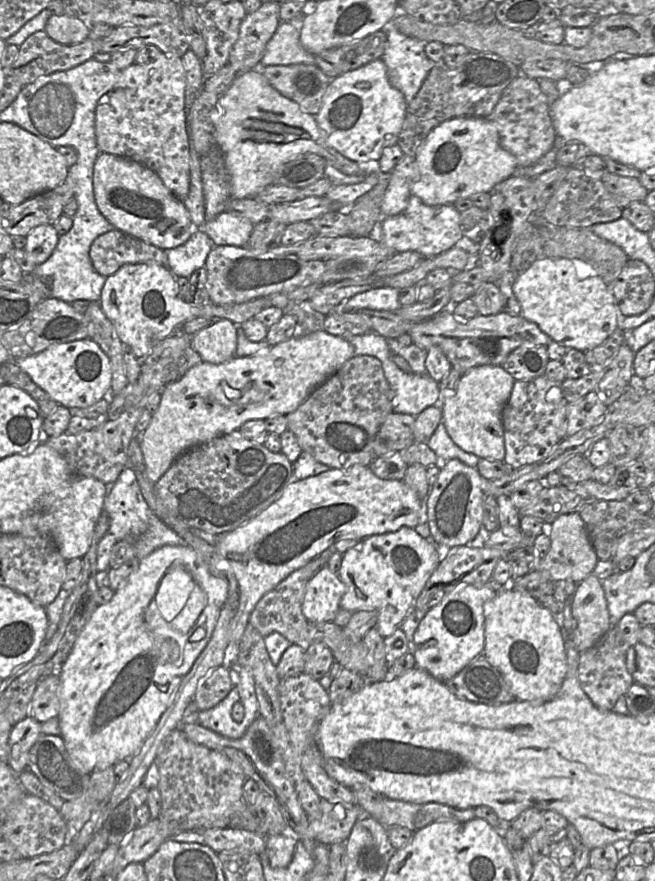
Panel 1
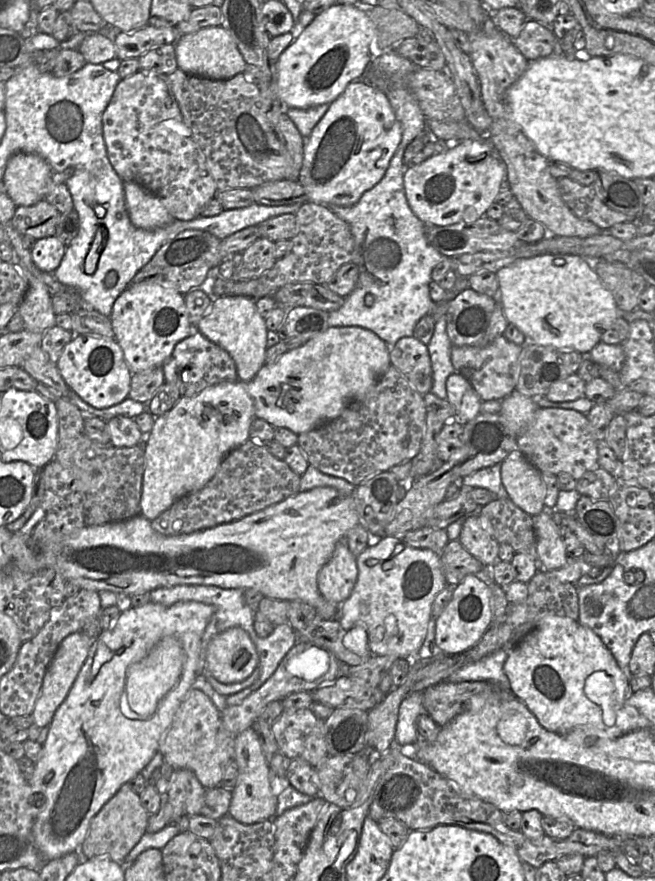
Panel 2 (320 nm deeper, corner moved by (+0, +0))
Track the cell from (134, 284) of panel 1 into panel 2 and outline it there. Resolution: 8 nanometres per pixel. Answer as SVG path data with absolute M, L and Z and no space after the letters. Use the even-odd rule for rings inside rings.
M141 282L129 285L115 300L110 320L115 335L114 339L122 349L131 374L162 367L172 354L175 345L191 335L191 323L184 295L171 287L165 287L156 283Z

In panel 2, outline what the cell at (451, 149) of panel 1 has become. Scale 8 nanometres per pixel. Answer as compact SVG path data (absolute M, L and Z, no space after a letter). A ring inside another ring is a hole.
M463 140L458 142L454 147L449 149L445 153L437 154L432 157L427 158L420 164L409 166L404 174L404 187L405 194L408 204L414 214L423 222L425 225L435 225L435 226L449 226L458 223L473 223L482 216L486 215L487 210L495 202L497 195L501 191L501 183L503 178L506 176L506 165L504 161L500 158L497 150L493 144L488 140ZM468 157L477 157L478 161L470 162Z

